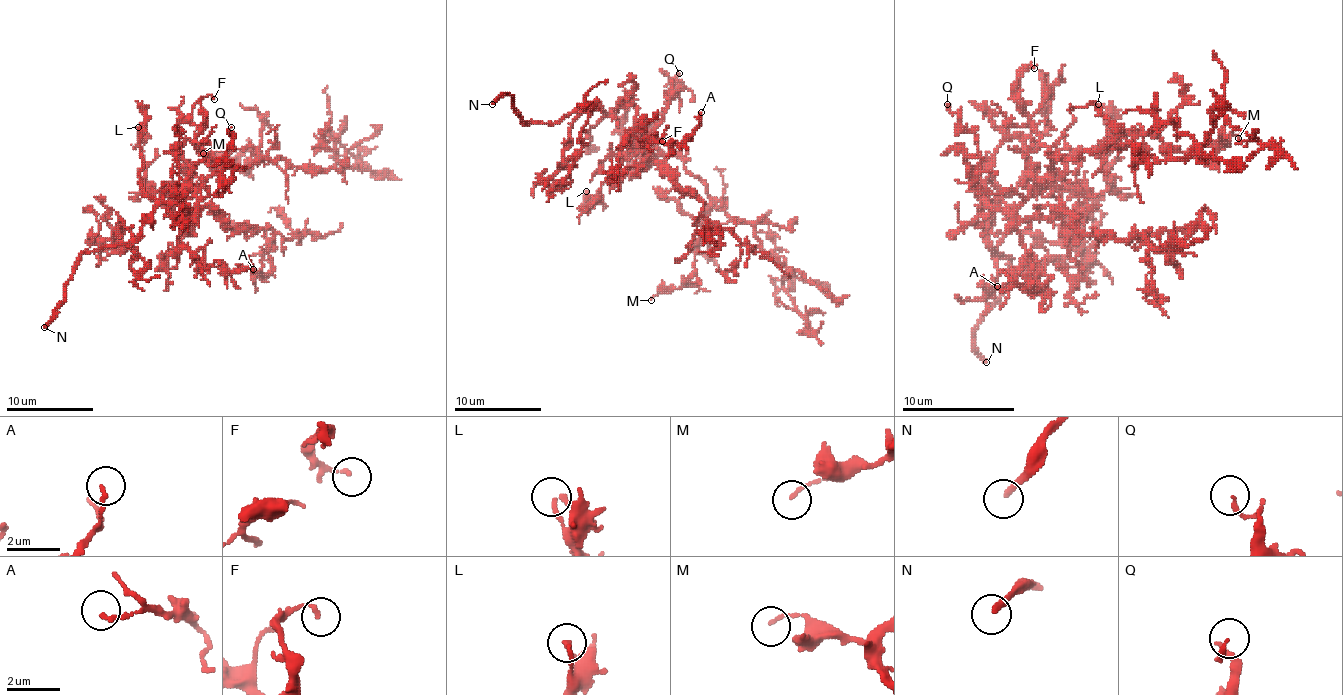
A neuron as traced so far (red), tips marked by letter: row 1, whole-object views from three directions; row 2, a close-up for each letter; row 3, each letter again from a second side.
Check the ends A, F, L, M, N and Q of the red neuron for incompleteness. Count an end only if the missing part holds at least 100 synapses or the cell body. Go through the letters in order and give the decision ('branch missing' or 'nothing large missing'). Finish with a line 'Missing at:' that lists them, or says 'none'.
A: nothing large missing
F: nothing large missing
L: nothing large missing
M: nothing large missing
N: branch missing
Q: nothing large missing
Missing at: N

